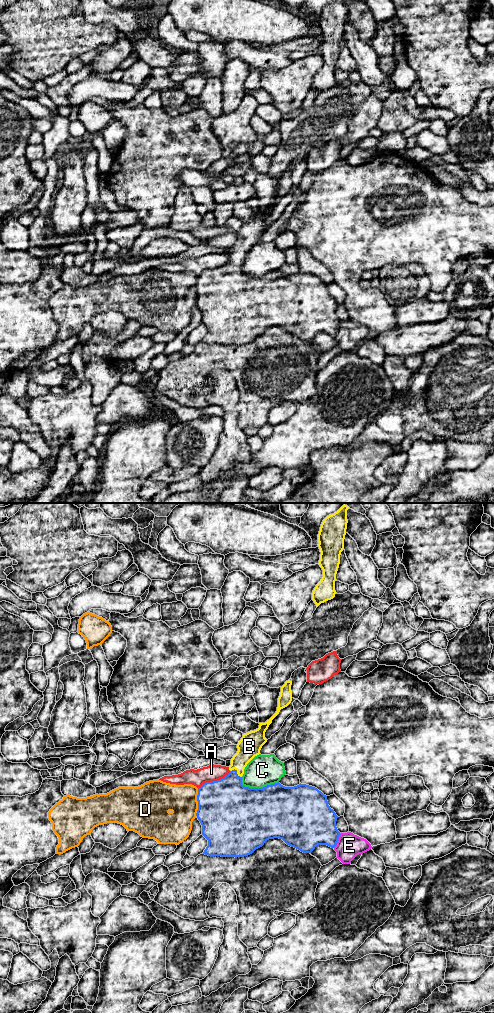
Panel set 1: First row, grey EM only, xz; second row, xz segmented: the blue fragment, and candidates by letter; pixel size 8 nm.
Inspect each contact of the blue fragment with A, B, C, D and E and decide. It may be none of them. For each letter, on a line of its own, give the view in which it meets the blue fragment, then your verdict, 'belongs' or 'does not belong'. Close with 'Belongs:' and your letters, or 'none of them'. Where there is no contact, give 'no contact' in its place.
A: contact in xz; does not belong
B: contact in xz; belongs
C: contact in xz; does not belong
D: contact in xz; does not belong
E: contact in xz; does not belong
Belongs: B

